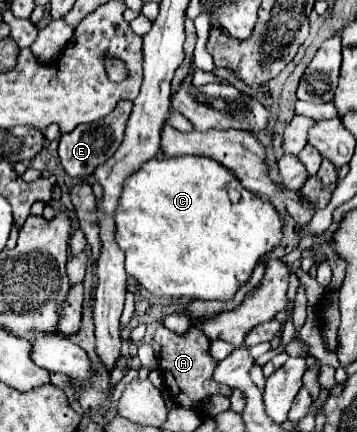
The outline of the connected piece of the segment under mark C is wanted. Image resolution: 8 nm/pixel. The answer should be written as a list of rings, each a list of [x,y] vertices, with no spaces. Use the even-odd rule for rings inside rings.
[[[184,155],[184,157],[166,157],[162,161],[158,161],[158,159],[146,161],[132,177],[126,179],[122,199],[120,199],[120,209],[116,211],[116,241],[126,255],[126,273],[132,275],[144,289],[148,289],[150,293],[154,293],[158,297],[196,297],[200,301],[214,301],[214,299],[230,301],[236,295],[236,291],[250,281],[254,267],[268,253],[272,253],[276,247],[280,247],[282,239],[284,239],[284,219],[282,219],[280,211],[276,211],[274,205],[260,199],[256,193],[248,191],[228,167],[220,165],[218,161],[214,161],[210,157]]]

